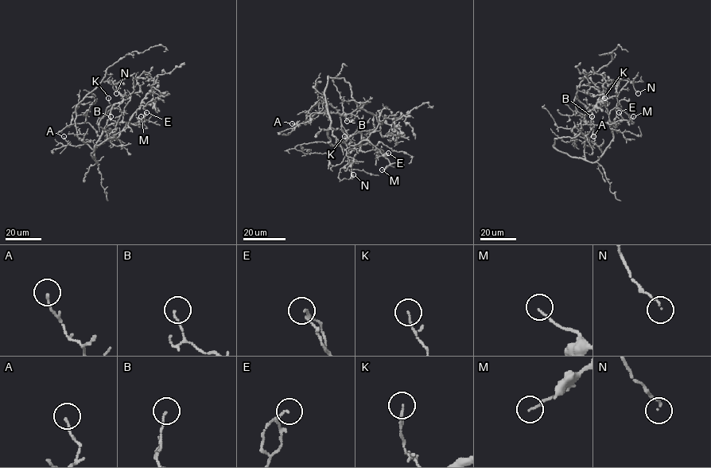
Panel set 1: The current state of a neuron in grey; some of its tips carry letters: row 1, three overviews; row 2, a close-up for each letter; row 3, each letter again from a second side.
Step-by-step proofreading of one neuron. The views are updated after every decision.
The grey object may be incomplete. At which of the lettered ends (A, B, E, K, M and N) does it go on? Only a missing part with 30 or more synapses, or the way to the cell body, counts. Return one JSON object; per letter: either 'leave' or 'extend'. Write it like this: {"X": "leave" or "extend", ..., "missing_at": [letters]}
{"A": "leave", "B": "leave", "E": "leave", "K": "leave", "M": "leave", "N": "leave", "missing_at": []}

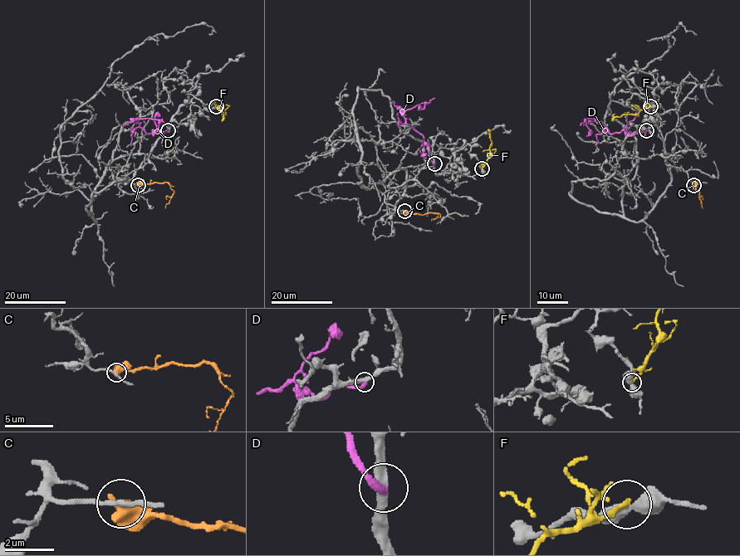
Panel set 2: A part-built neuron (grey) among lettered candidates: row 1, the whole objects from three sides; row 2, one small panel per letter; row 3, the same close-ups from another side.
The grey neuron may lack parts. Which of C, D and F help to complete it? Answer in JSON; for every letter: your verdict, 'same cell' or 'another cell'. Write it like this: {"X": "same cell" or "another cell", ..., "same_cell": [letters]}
{"C": "another cell", "D": "another cell", "F": "another cell", "same_cell": []}

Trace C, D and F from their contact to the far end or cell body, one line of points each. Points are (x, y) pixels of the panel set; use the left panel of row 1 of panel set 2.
C: (138, 185), (167, 182), (174, 192), (165, 207)
D: (168, 130), (161, 134), (158, 130), (147, 134), (137, 121), (157, 119), (159, 129), (153, 136)
F: (215, 106), (225, 114), (222, 121)

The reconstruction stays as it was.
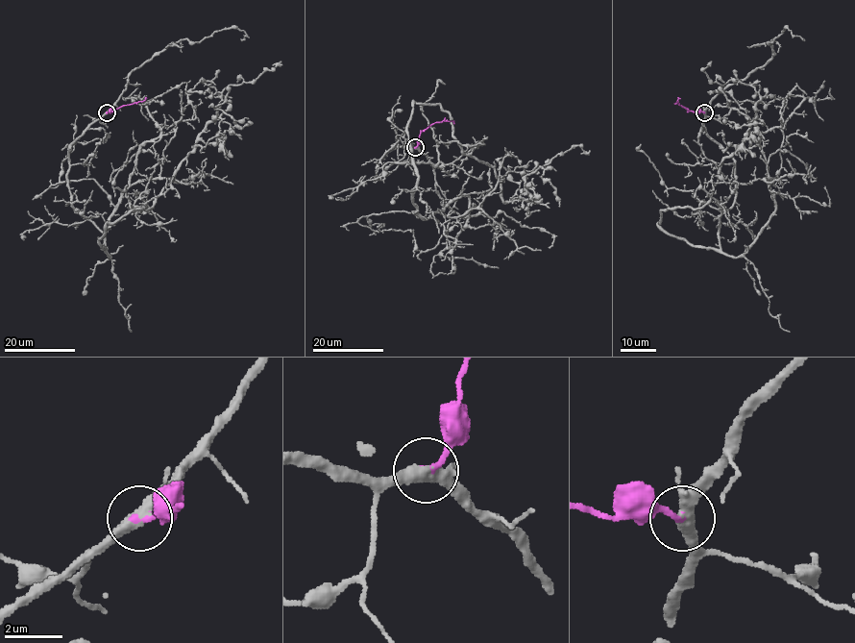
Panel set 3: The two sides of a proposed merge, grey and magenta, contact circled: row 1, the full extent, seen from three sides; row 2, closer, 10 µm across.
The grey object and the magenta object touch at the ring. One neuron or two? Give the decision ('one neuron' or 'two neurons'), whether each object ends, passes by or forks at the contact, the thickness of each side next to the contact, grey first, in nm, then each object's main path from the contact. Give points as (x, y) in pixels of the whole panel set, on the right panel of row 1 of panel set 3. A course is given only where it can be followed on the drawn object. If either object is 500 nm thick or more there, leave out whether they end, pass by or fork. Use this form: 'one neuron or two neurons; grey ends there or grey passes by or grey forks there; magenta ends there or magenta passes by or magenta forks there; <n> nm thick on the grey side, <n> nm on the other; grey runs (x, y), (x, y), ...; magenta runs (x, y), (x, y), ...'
one neuron; grey passes by; magenta ends there; 440 nm thick on the grey side, 280 nm on the other; grey runs (704, 112), (734, 161), (719, 234), (740, 257), (775, 205), (753, 135), (804, 99), (723, 103); magenta runs (704, 112), (690, 111), (677, 102), (680, 98)

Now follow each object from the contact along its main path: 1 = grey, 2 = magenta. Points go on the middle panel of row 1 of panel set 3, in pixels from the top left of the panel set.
1: (415, 147), (392, 148), (375, 179), (411, 161), (424, 219), (468, 197), (449, 248), (450, 210), (472, 167)
2: (415, 147), (420, 134), (432, 124), (451, 121), (453, 124)

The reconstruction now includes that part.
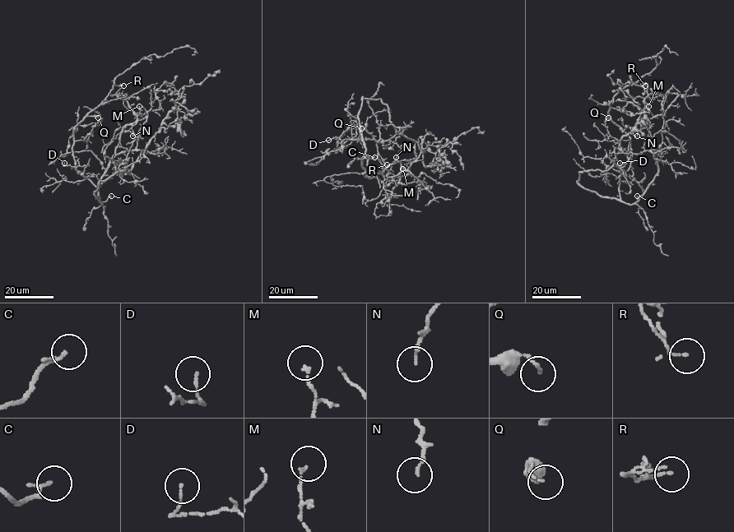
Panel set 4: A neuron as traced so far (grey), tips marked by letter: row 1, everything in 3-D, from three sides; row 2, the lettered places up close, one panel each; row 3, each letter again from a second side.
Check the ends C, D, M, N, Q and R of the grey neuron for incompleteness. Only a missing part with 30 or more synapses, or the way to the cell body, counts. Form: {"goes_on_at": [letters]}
{"goes_on_at": ["C"]}

